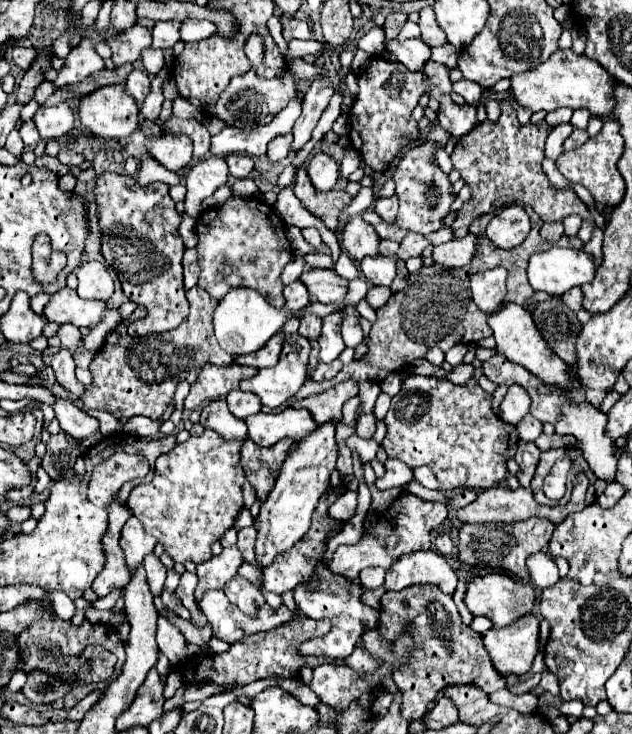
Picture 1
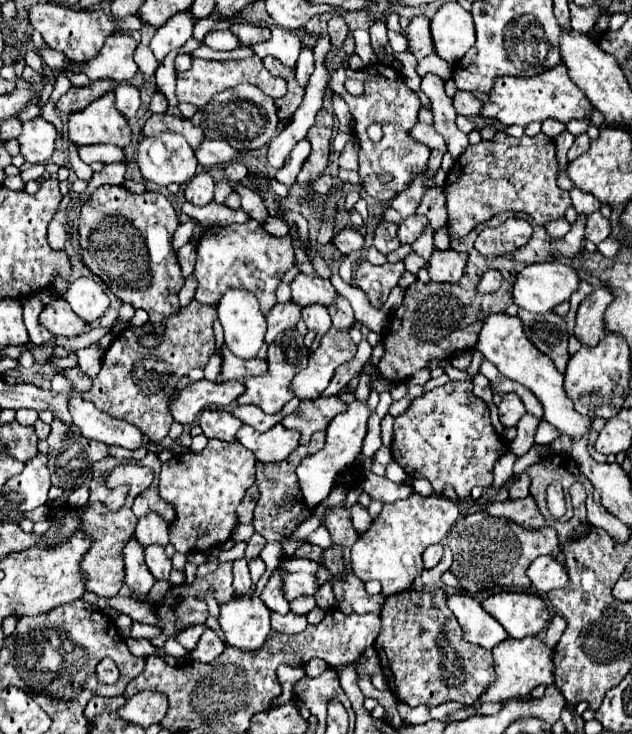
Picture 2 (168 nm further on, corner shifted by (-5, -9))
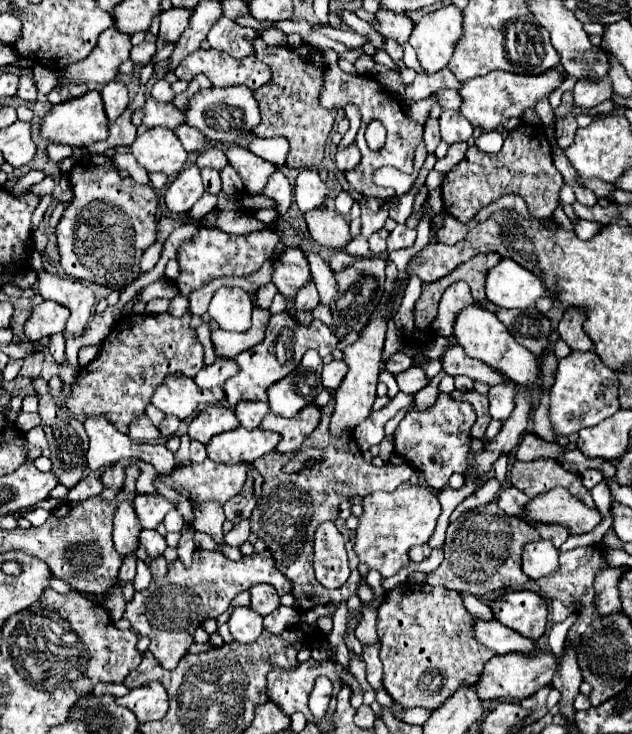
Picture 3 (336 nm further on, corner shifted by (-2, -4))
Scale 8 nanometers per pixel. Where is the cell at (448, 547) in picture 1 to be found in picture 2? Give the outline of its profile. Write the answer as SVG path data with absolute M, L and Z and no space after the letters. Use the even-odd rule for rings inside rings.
M441 543L431 545L431 547L423 553L423 565L425 565L425 569L435 567L435 565L441 561L441 557L443 557L443 545L441 545Z

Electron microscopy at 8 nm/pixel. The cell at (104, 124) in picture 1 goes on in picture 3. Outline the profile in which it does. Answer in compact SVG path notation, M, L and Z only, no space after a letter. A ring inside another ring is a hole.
M86 92L80 98L72 98L68 102L52 106L52 110L40 120L40 136L46 138L48 142L72 146L72 148L82 148L90 146L98 140L108 138L108 120L104 116L104 104L100 100L98 92Z

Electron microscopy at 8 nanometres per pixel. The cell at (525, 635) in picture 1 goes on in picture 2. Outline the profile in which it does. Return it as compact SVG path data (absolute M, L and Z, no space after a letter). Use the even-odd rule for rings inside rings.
M531 635L525 639L505 639L503 643L493 647L493 659L495 659L495 673L497 681L483 693L481 701L505 701L505 699L523 699L527 697L537 685L551 685L553 683L553 665L551 665L551 649L545 647L545 643Z

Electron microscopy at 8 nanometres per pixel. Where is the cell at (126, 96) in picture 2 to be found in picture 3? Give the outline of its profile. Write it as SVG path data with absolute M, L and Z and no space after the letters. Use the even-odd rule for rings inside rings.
M108 82L102 92L102 102L104 102L104 112L108 116L108 122L112 124L126 108L128 108L128 92L122 82Z

